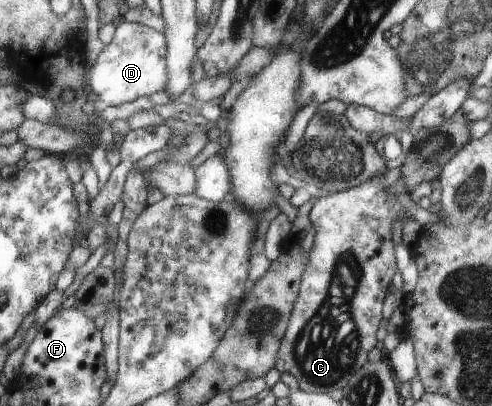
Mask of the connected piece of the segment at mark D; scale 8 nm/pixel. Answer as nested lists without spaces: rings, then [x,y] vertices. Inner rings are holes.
[[[121,21],[115,26],[111,41],[104,45],[105,47],[95,57],[94,63],[88,67],[89,89],[101,106],[121,104],[142,95],[149,96],[163,90],[168,79],[167,40],[164,38],[164,33],[157,32],[153,28],[148,28],[137,22]]]

